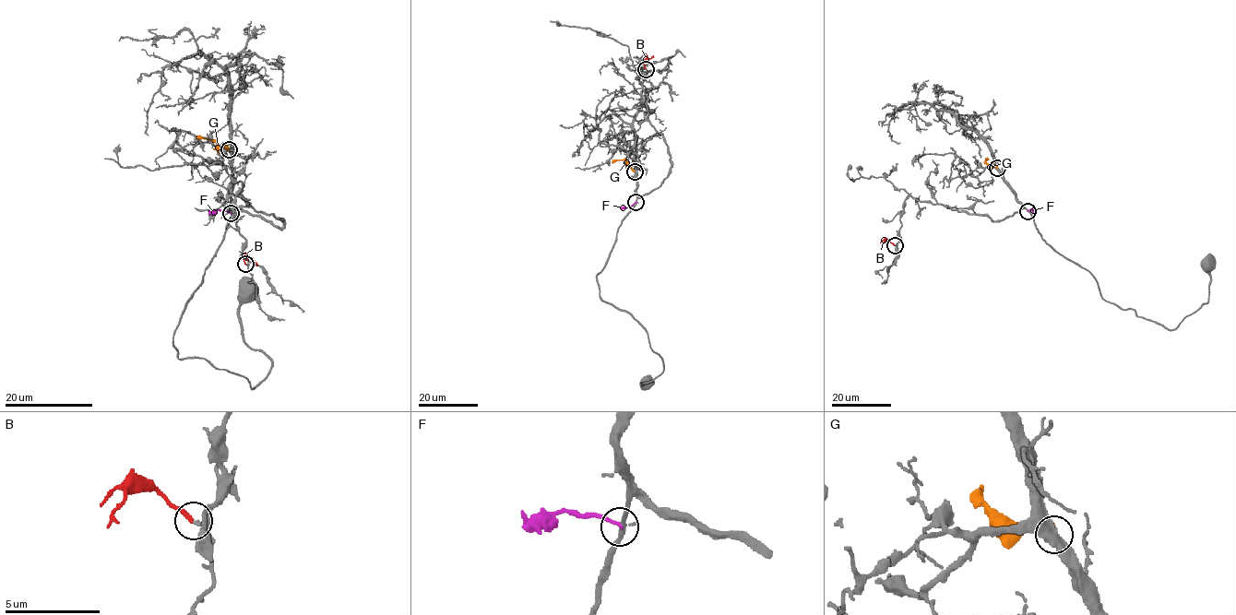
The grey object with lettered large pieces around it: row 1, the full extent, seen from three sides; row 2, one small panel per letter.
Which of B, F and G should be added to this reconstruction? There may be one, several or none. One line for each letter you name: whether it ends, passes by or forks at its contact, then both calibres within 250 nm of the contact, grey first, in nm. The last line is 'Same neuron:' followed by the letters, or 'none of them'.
B: it ends | 150/220 nm
Same neuron: B

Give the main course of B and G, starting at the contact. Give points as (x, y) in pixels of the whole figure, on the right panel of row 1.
B: (895, 245), (885, 241), (881, 246)
G: (997, 167), (989, 166), (985, 162), (988, 159)

